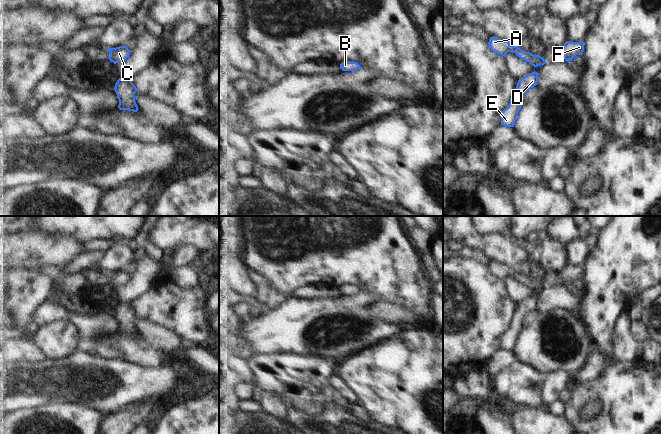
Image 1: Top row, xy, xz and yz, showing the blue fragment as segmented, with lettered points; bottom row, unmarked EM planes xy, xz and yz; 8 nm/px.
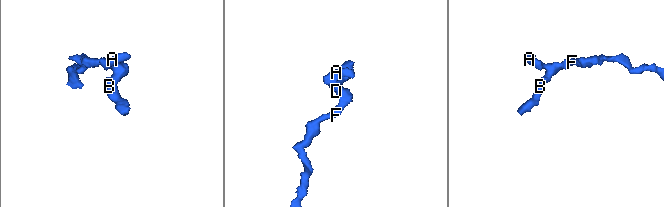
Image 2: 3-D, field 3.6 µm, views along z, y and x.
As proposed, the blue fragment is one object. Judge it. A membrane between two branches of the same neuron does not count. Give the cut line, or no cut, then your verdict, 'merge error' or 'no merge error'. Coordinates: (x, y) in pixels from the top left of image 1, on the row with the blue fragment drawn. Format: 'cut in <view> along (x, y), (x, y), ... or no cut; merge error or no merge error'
no cut; no merge error

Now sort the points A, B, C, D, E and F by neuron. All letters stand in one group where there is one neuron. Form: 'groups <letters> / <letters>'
groups A B C D E F

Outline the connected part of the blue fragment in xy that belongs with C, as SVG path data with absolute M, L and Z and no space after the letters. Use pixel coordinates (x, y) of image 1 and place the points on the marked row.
M126 46L107 48L107 51L110 52L108 59L114 64L127 59L130 55L130 50Z

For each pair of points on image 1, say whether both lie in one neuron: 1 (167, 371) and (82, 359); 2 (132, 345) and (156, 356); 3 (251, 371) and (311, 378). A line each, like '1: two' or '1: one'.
1: one
2: one
3: one

